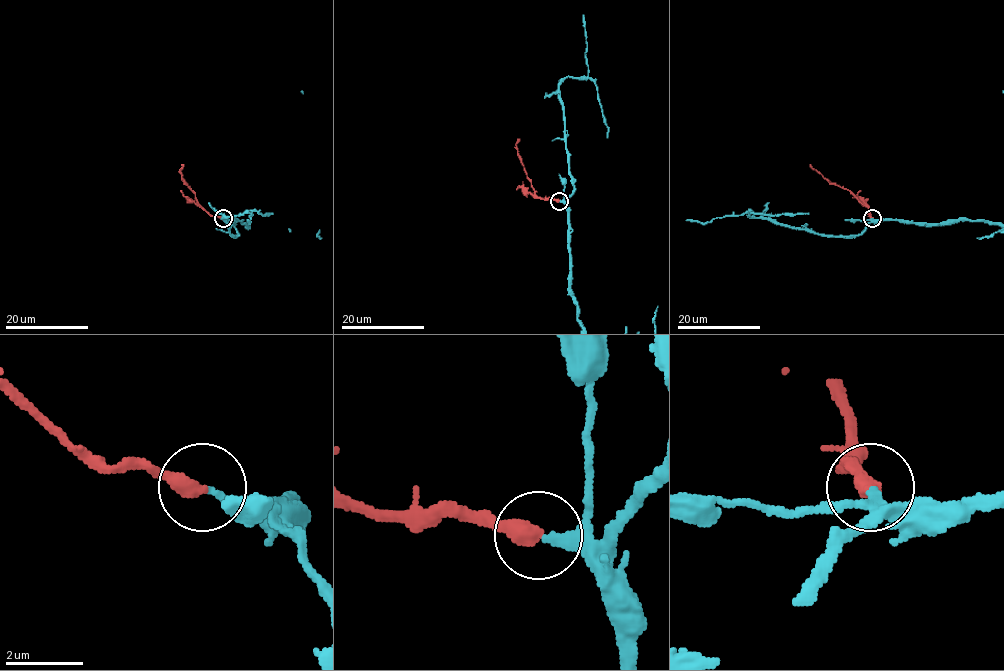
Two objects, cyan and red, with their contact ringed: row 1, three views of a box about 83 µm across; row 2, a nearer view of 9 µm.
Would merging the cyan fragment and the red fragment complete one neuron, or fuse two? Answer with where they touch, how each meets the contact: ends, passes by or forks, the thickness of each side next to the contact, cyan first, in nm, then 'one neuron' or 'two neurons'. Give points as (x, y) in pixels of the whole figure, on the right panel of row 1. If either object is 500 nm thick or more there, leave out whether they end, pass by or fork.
at (872, 218); cyan ends there; red ends there; 240 nm thick on the cyan side, 420 nm on the other; one neuron

